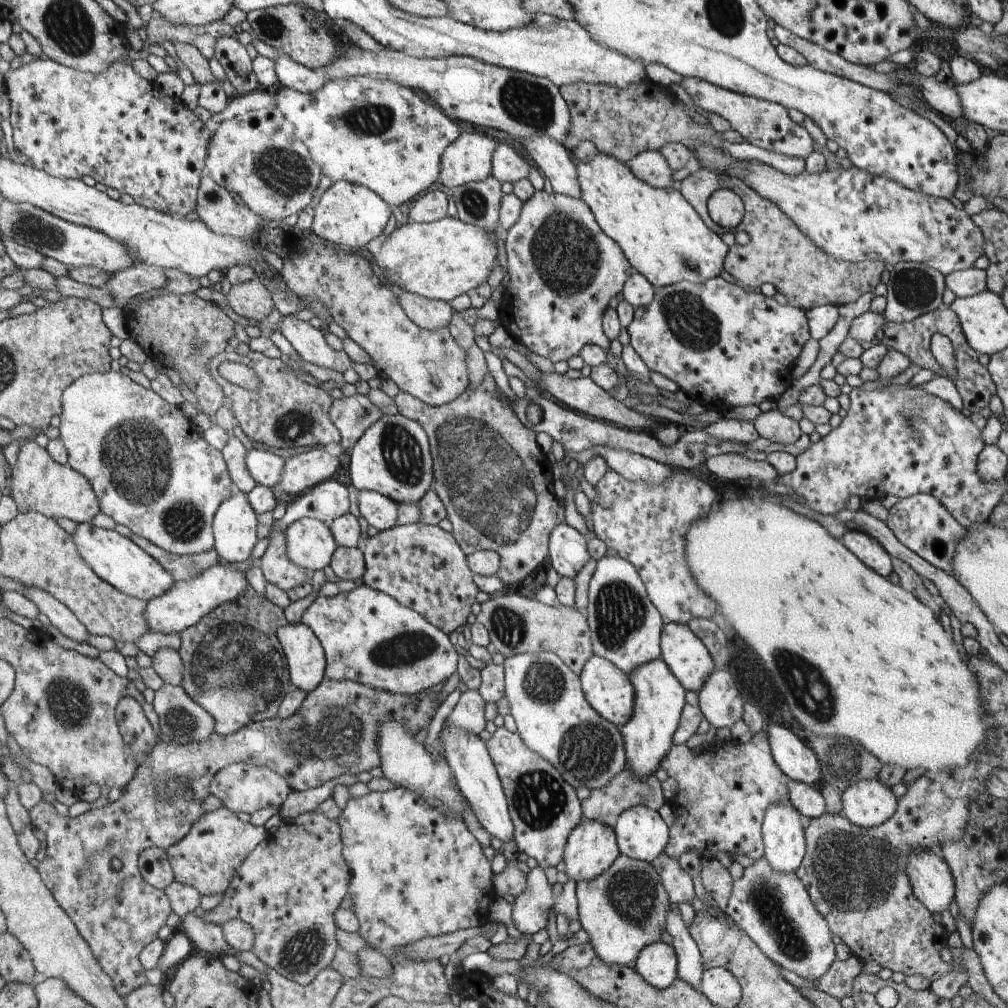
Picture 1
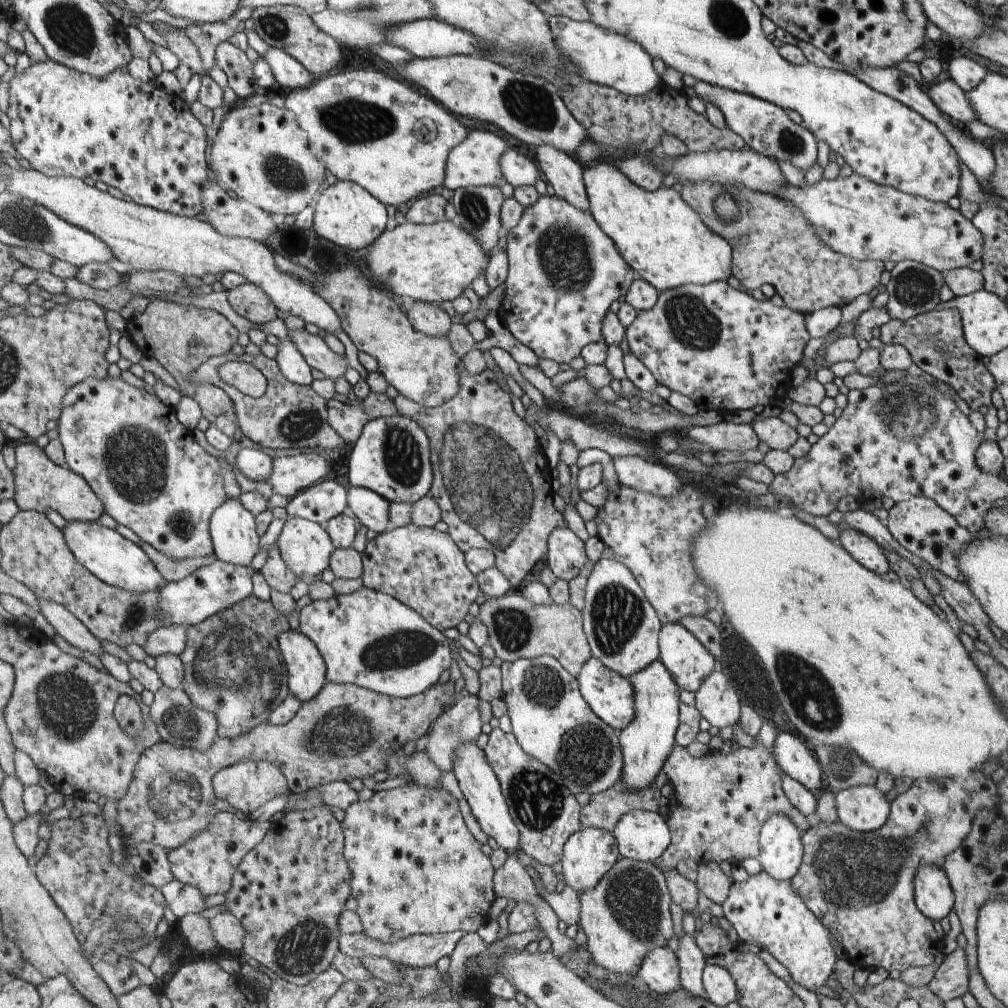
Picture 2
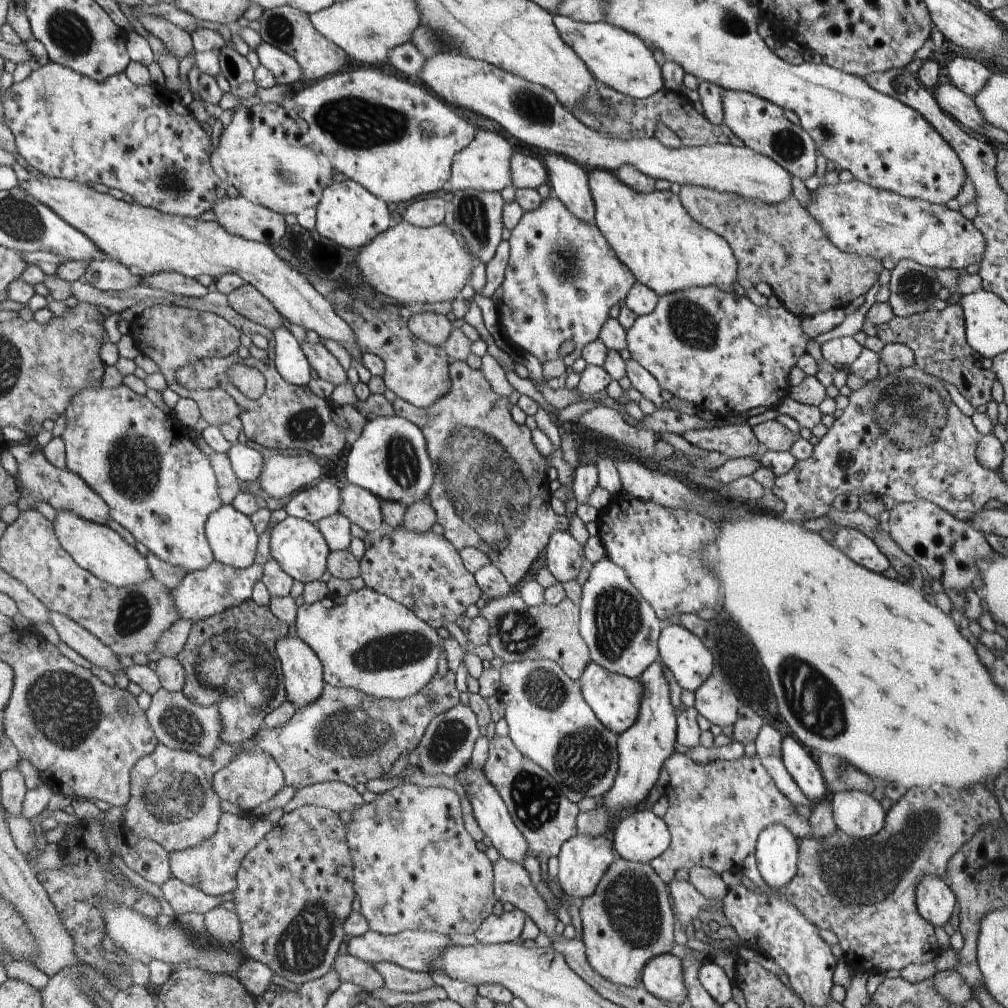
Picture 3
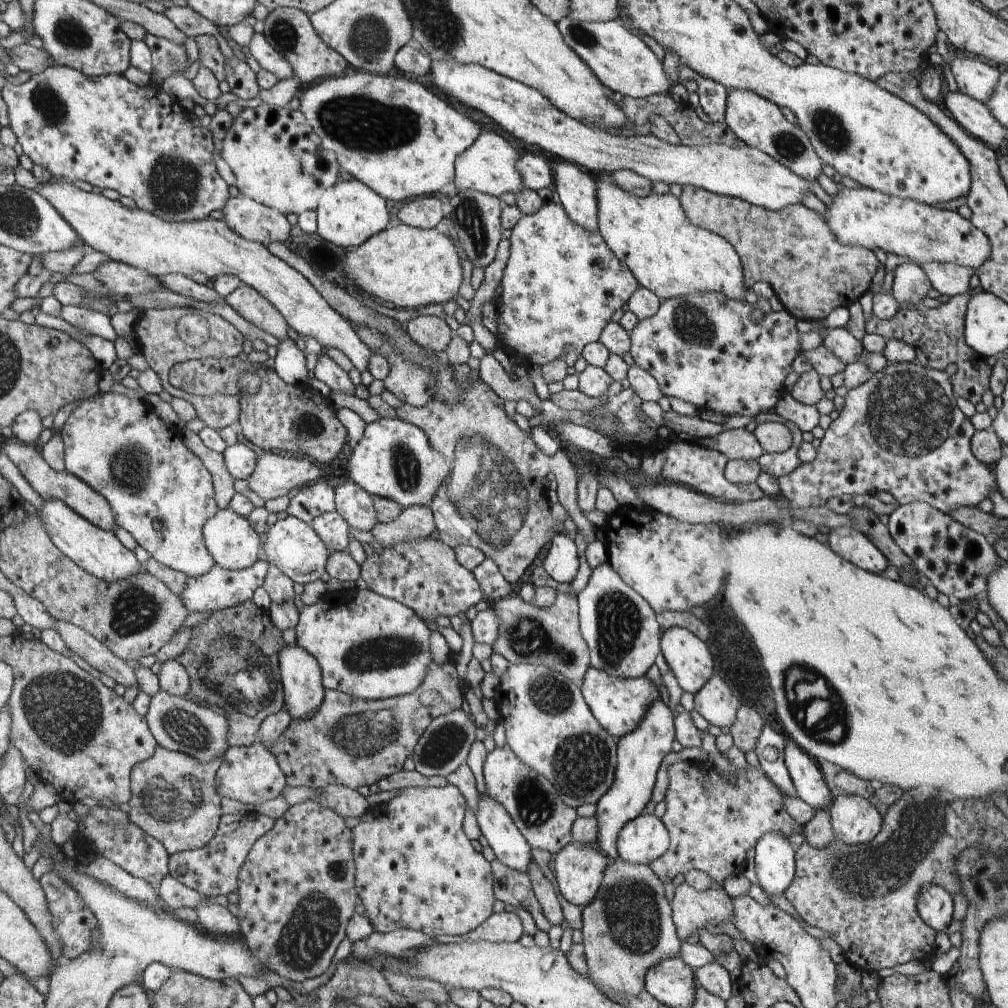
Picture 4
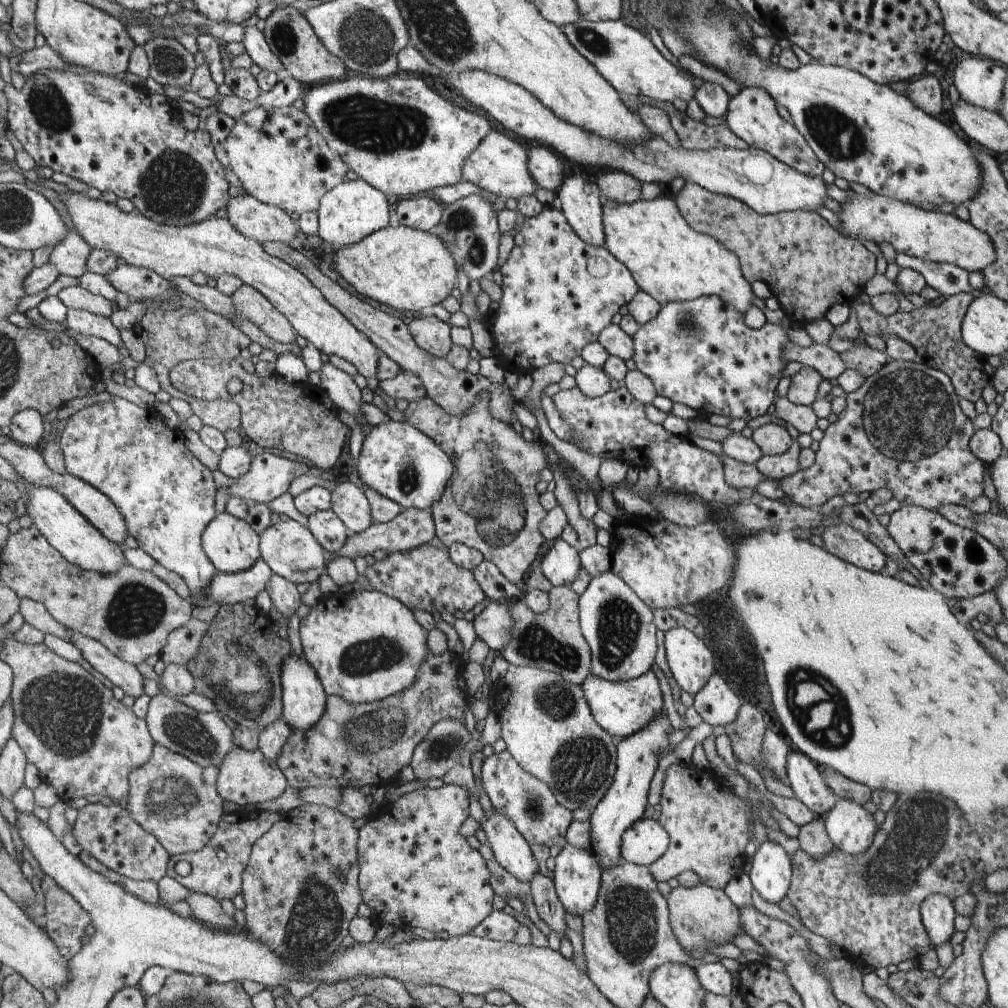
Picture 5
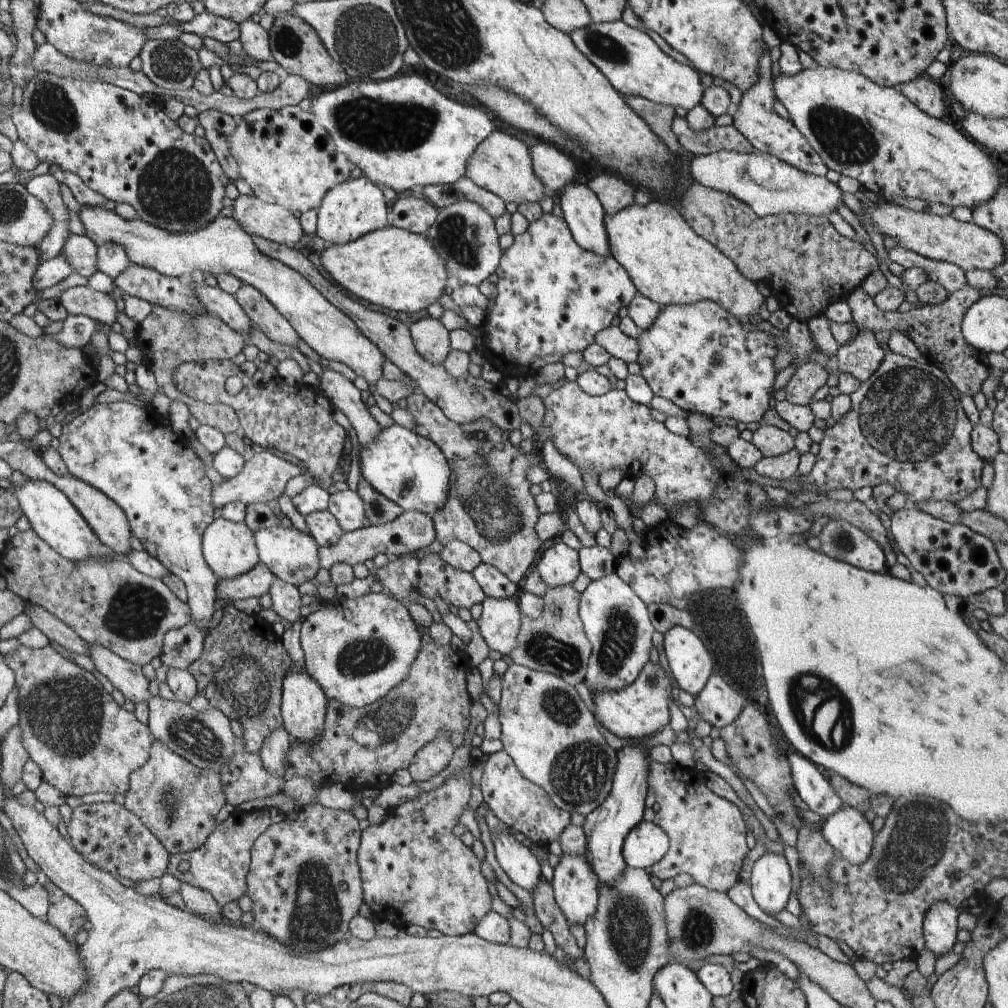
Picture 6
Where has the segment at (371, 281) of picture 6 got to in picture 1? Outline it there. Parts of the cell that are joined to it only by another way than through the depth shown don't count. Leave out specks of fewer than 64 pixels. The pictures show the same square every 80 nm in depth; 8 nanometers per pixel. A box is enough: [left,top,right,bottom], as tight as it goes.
[376,217,498,300]

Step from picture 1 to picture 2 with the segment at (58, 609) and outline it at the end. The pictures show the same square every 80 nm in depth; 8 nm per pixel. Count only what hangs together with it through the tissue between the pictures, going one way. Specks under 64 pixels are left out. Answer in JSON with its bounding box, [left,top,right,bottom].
[38,598,104,657]

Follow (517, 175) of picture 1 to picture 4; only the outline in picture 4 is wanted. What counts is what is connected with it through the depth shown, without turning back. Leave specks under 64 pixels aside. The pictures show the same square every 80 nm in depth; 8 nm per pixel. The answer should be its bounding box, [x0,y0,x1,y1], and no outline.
[519,154,554,191]

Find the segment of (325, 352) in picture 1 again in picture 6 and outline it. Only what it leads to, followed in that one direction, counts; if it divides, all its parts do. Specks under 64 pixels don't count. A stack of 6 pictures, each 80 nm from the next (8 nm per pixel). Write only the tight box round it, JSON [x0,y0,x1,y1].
[321,364,382,447]

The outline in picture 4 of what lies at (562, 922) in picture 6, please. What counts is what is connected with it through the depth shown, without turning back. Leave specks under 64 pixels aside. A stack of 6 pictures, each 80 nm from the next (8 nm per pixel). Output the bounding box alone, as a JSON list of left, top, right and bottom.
[528,861,564,926]

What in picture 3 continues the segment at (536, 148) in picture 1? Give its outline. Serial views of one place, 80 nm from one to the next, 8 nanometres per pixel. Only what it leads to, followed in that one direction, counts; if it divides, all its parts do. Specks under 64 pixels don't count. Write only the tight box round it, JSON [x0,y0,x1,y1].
[546,154,595,222]

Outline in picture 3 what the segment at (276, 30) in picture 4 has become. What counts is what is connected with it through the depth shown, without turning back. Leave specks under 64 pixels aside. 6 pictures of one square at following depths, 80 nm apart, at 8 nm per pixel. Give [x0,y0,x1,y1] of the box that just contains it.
[260,6,346,80]

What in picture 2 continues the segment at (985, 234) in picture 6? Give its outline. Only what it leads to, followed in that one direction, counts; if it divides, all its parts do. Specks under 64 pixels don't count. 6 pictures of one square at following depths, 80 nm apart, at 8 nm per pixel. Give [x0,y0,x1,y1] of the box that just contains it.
[779,173,983,273]

